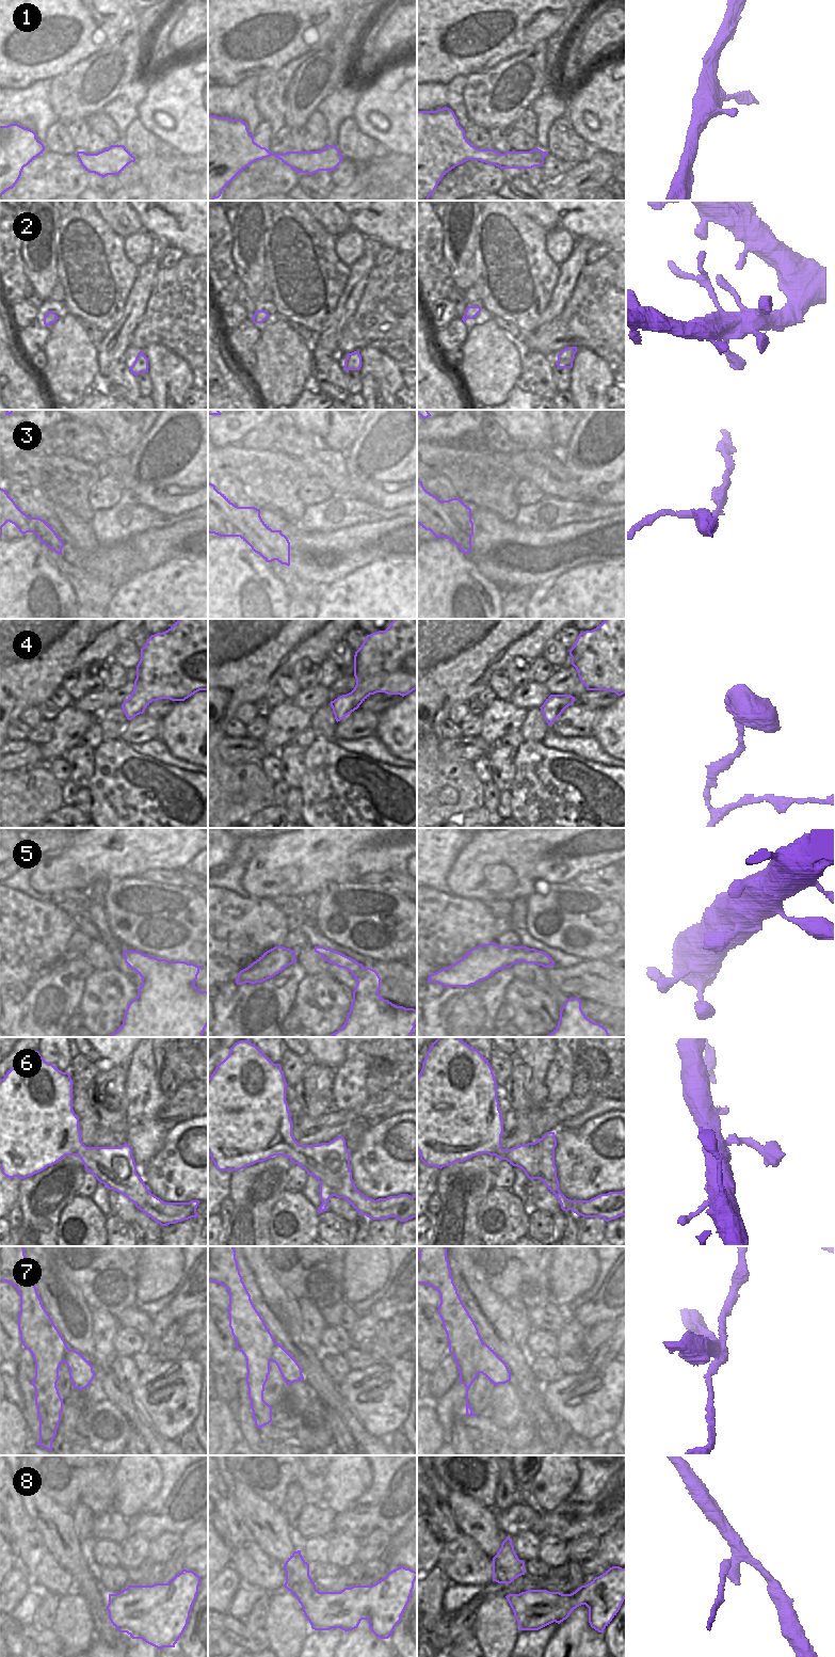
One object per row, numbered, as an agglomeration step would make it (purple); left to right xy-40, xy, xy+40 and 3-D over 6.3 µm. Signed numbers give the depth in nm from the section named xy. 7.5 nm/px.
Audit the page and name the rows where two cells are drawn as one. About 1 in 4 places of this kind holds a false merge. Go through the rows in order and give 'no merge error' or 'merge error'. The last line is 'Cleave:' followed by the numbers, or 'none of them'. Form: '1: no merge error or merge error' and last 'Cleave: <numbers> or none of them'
1: no merge error
2: merge error
3: merge error
4: no merge error
5: no merge error
6: no merge error
7: merge error
8: merge error
Cleave: 2, 3, 7, 8

